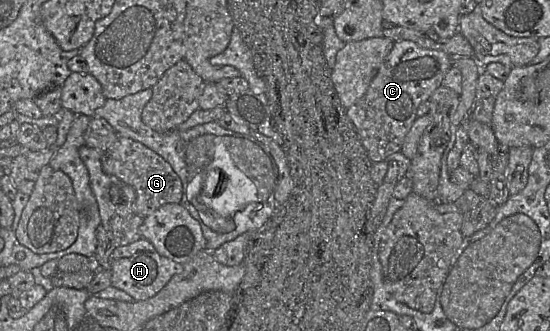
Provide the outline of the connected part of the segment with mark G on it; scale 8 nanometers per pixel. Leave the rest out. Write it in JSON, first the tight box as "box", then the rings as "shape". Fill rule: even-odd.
{"box":[84,128,182,218],"shape":[[[88,128],[84,140],[85,145],[99,154],[104,173],[134,188],[136,192],[135,214],[145,218],[165,204],[181,203],[182,181],[172,166],[155,151],[117,132],[98,134]]]}

